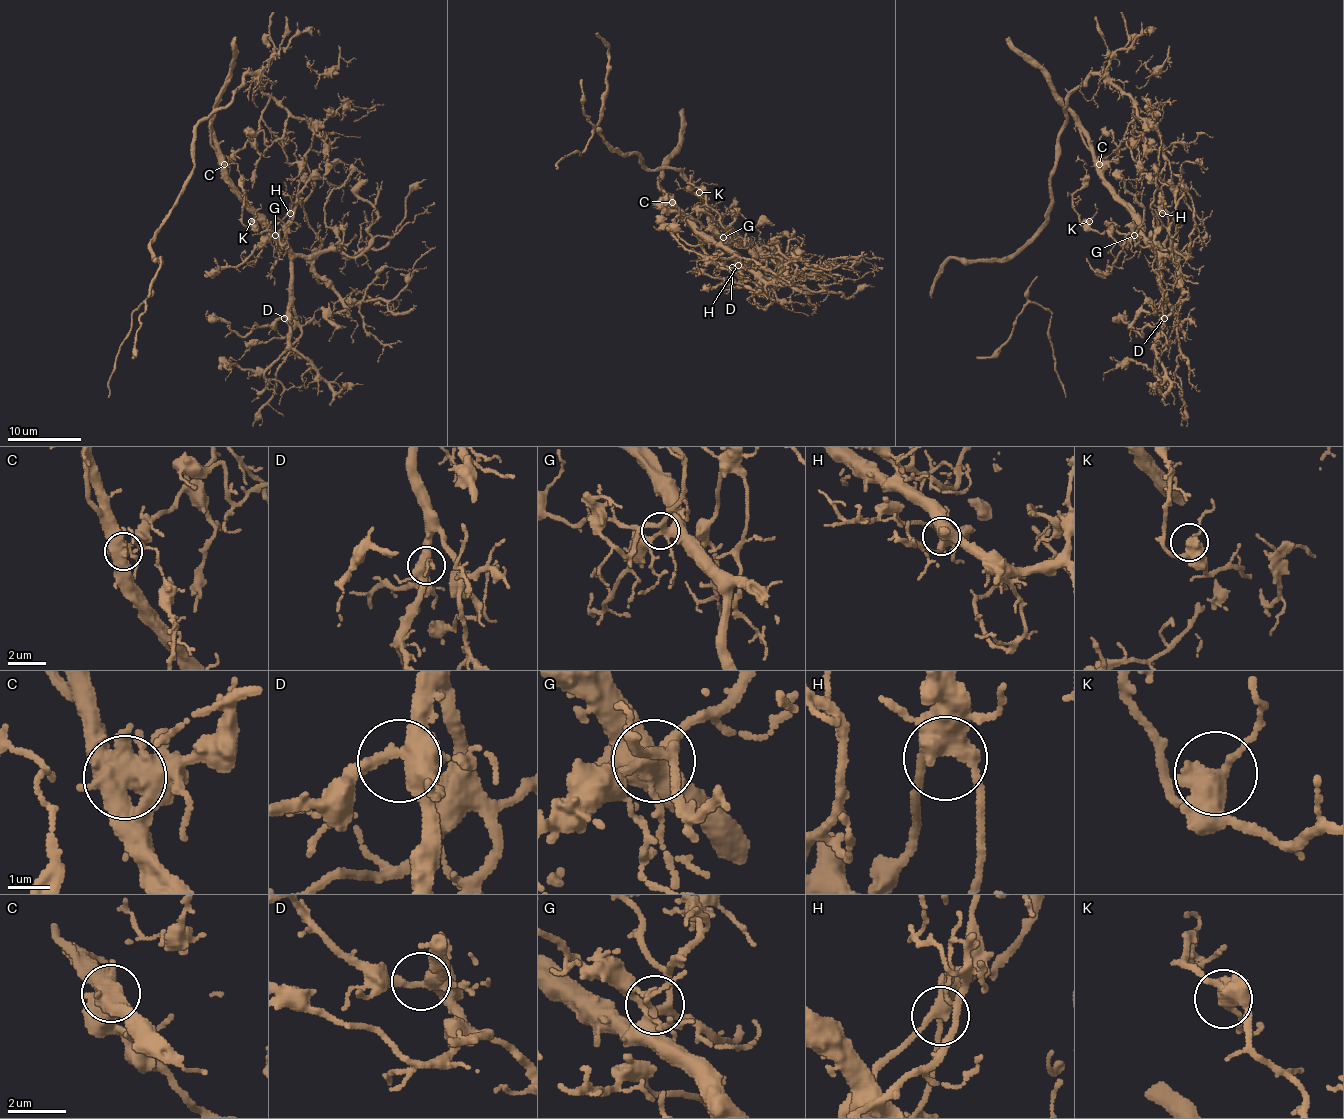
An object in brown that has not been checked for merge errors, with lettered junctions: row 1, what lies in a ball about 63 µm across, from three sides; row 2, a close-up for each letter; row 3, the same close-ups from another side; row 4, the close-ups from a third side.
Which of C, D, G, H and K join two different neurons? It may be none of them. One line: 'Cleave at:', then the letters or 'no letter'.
Cleave at: C

